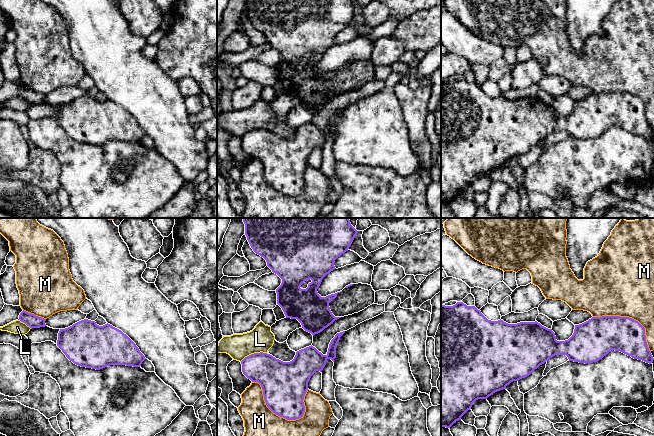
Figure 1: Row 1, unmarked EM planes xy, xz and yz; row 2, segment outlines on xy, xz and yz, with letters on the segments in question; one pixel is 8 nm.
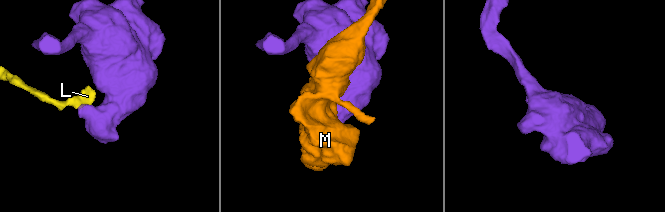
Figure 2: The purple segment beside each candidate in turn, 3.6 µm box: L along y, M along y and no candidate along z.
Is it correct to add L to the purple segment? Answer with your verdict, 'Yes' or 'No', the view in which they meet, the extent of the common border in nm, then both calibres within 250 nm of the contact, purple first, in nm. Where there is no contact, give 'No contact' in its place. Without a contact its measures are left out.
No. Touches purple in xz. Shared border 220 nm. Thickness 280 nm (purple) against 200 nm

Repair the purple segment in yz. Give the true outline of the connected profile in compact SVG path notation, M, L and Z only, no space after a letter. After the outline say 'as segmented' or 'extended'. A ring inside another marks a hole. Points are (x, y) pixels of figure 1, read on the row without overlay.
M463 78L453 82L441 81L441 203L450 204L461 196L476 176L487 175L495 168L506 165L511 158L529 152L555 131L566 131L569 137L587 140L599 137L613 126L649 140L654 136L646 118L645 104L629 93L592 93L575 101L574 109L568 116L557 117L552 105L537 97L508 100L501 95L488 96L475 82L467 82Z; as segmented

